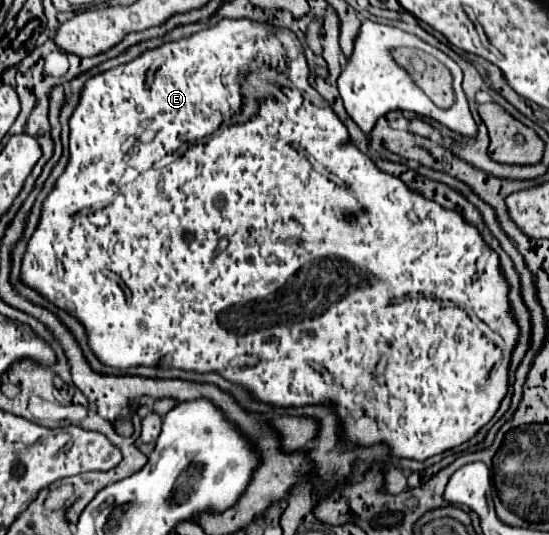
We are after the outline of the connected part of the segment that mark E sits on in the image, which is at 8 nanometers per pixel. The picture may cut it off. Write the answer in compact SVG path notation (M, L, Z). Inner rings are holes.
M226 18L226 19L223 19L223 20L221 20L221 21L220 21L220 22L219 22L219 23L218 23L218 24L216 24L216 25L215 25L215 26L212 26L212 28L206 28L206 30L202 30L202 32L196 32L196 34L192 34L192 36L188 36L188 38L180 38L180 40L174 40L174 42L166 42L166 44L162 44L162 46L160 46L160 47L158 47L158 48L154 48L154 50L146 50L146 52L142 52L142 54L140 54L140 56L138 56L138 58L134 58L134 60L132 60L132 62L128 62L128 64L122 64L122 66L118 66L118 68L110 68L110 70L106 70L106 72L102 72L102 74L96 74L96 76L92 76L92 78L88 78L88 80L86 80L86 84L84 84L84 88L82 88L82 90L80 90L80 94L78 94L78 106L76 106L76 108L74 108L74 112L72 112L72 116L70 116L70 122L68 122L68 124L70 124L70 158L68 158L68 164L66 164L66 168L64 168L64 172L62 172L62 176L60 176L60 178L58 178L58 180L56 180L56 184L54 184L54 188L52 188L52 192L50 192L50 194L48 194L48 198L46 198L46 200L44 200L44 204L42 204L42 212L40 212L40 222L38 222L38 226L36 226L36 230L34 230L34 234L32 234L32 238L30 238L30 240L28 240L28 246L26 246L26 252L24 252L24 258L22 258L22 270L20 270L20 280L22 280L22 282L24 282L24 284L28 284L28 286L30 286L30 288L34 288L34 290L36 290L36 292L38 292L38 294L40 294L40 296L42 296L42 298L46 298L46 300L48 300L48 302L52 302L52 304L54 304L54 306L58 306L58 308L62 308L62 310L66 310L66 312L68 312L68 314L70 314L70 316L74 316L74 318L76 318L76 320L80 320L80 322L82 322L82 326L84 326L84 330L86 330L86 336L88 336L88 346L90 346L90 350L92 350L92 352L94 352L94 356L96 356L96 358L98 358L98 360L100 360L100 362L102 362L102 364L104 364L104 366L112 366L112 368L118 368L118 370L128 370L128 368L134 368L134 366L156 366L156 364L162 364L162 362L164 362L164 360L174 360L174 368L180 368L180 370L192 370L192 372L198 372L198 374L206 374L206 372L216 372L216 374L220 374L220 376L222 376L222 378L224 378L224 380L228 380L228 382L232 382L232 384L238 384L238 386L242 386L242 388L244 388L244 390L246 390L246 392L248 392L248 396L250 396L250 398L254 398L254 400L258 400L258 402L262 402L262 404L268 404L268 406L274 406L274 408L302 408L302 406L316 406L316 404L332 404L332 408L334 408L334 412L336 412L336 416L338 416L338 420L340 420L340 442L342 442L342 444L348 444L348 446L374 446L374 444L386 444L386 446L388 446L388 448L390 448L390 456L394 456L394 458L408 458L408 460L418 460L418 462L424 462L424 460L428 460L428 458L432 458L432 456L436 456L436 454L442 454L442 452L446 452L446 450L450 450L450 448L456 448L456 446L460 446L460 444L464 444L464 442L468 442L468 440L470 440L470 438L474 438L474 436L476 436L476 434L478 434L478 430L480 430L480 428L482 428L482 426L486 426L486 424L488 424L488 422L490 422L490 420L492 420L492 416L494 416L494 414L496 414L496 412L498 412L498 408L500 408L500 402L502 402L502 400L504 400L504 396L506 396L506 394L508 394L508 384L510 384L510 380L508 380L508 370L510 370L510 360L512 360L512 352L514 352L514 348L516 348L516 342L518 342L518 336L520 336L520 326L518 326L518 322L516 322L516 318L514 318L514 314L512 314L512 308L510 308L510 302L508 302L508 292L510 292L510 286L508 286L508 282L506 282L506 278L504 278L504 274L502 274L502 266L500 266L500 258L498 258L498 254L496 254L496 252L494 252L494 250L492 250L492 248L490 248L490 246L488 246L488 244L486 244L486 242L484 242L484 238L482 238L482 234L480 234L480 232L478 232L478 228L476 228L476 226L474 226L474 224L470 224L470 222L468 222L468 220L466 220L466 218L464 218L464 216L462 216L462 214L460 214L460 212L456 212L456 210L446 210L446 208L442 208L442 206L440 206L440 204L438 204L438 202L434 202L434 200L428 200L428 198L424 198L424 194L422 194L422 192L418 192L418 190L412 190L412 188L408 188L408 186L406 186L406 184L404 184L404 182L402 182L402 180L400 180L400 178L396 178L396 176L390 176L390 174L386 174L386 172L382 172L382 170L380 170L380 168L378 168L378 166L376 166L376 164L374 164L374 162L372 162L372 160L370 160L370 158L368 158L368 156L366 156L366 154L362 154L362 152L360 152L360 150L358 150L358 148L356 148L356 146L354 146L354 144L352 144L352 142L350 142L350 136L348 136L348 132L346 132L346 126L344 126L344 122L340 122L340 118L338 118L338 116L336 116L336 114L334 114L334 112L332 112L332 106L330 106L330 104L328 104L328 102L326 102L326 100L324 100L324 98L322 98L322 96L320 96L320 94L318 94L318 92L316 92L316 90L314 90L314 88L312 88L312 86L310 86L310 82L308 82L308 76L310 76L310 70L308 70L308 60L306 60L306 56L304 56L304 48L302 48L302 44L300 44L300 42L298 42L298 38L296 38L296 34L294 34L294 32L292 32L292 30L284 30L284 28L276 28L276 26L272 26L272 24L268 24L268 22L252 22L252 20L248 20L248 18L238 18L238 19L237 19L237 20L233 20L233 19L228 19L228 18ZM150 64L160 64L160 65L159 65L159 66L158 66L158 68L156 68L156 70L155 70L155 71L154 71L154 73L153 73L153 76L152 76L152 68L150 68L150 72L148 72L148 78L146 78L146 76L144 76L144 72L146 72L146 68L148 68L148 66L150 66ZM259 65L262 65L262 66L268 66L268 68L276 68L276 70L278 70L278 71L282 71L282 72L284 72L284 74L286 74L286 76L288 76L288 80L290 80L290 82L288 82L288 84L290 84L290 88L288 88L288 92L286 92L286 94L288 94L288 98L290 98L290 100L288 100L288 102L286 102L286 104L282 104L282 102L278 102L278 100L276 100L276 98L271 98L271 97L268 97L268 98L265 98L265 99L263 99L263 100L262 100L262 101L260 101L260 103L259 103L259 105L258 105L258 113L257 113L257 114L256 114L256 115L255 115L255 116L254 116L254 118L252 118L252 120L248 120L248 122L236 122L236 124L230 124L230 126L228 126L228 128L226 128L226 130L222 130L222 132L220 132L220 134L216 134L216 130L218 130L218 128L220 128L220 126L222 126L222 124L224 124L224 122L226 122L226 120L228 120L228 118L230 118L230 116L232 116L232 114L234 114L234 112L238 112L238 110L241 110L241 102L242 102L242 91L241 91L241 89L240 89L240 88L239 88L239 85L238 85L238 78L237 78L237 73L238 73L238 74L239 74L239 72L240 72L240 71L239 71L239 69L244 69L244 71L243 71L243 72L241 72L241 74L243 74L243 75L247 75L247 67L248 67L248 75L252 75L252 73L253 73L253 72L254 72L254 70L255 70L255 69L256 69L256 68L257 68L257 67L258 67L258 66L259 66ZM130 78L146 78L146 82L144 82L144 86L142 86L142 90L140 90L140 106L138 106L138 104L136 104L136 108L134 108L134 114L130 114ZM166 154L174 154L174 156L176 156L176 160L172 160L172 162L168 162L168 164L166 164L166 162L160 162L160 160L162 160L162 158L164 158L164 156L166 156ZM184 232L196 232L196 236L194 236L194 240L192 240L192 242L190 242L190 244L188 244L188 242L184 242L184 240L182 240L182 234L184 234ZM222 236L226 236L226 238L228 238L228 240L230 240L230 244L228 244L228 248L226 248L226 250L224 250L224 252L222 252L222 254L220 254L220 256L216 256L216 258L214 258L214 248L216 248L216 244L218 244L218 238L222 238ZM306 246L314 246L314 252L318 252L318 250L324 250L324 256L318 256L318 254L310 254L310 250L306 250Z

